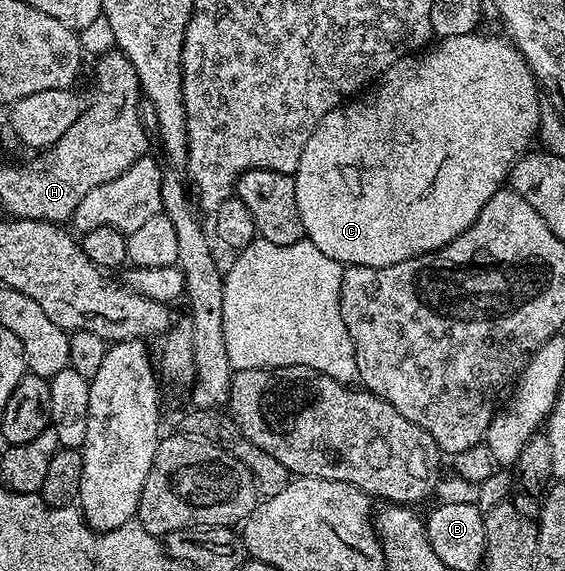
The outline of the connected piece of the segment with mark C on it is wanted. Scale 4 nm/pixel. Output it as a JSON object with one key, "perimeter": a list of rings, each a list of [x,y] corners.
{"perimeter":[[[480,34],[440,39],[437,47],[432,45],[419,53],[405,55],[403,59],[390,65],[390,69],[383,71],[380,78],[367,90],[341,103],[330,113],[326,113],[322,121],[318,121],[314,133],[310,133],[310,141],[306,141],[306,149],[302,149],[302,161],[298,161],[294,178],[298,193],[298,213],[302,217],[307,242],[322,249],[326,257],[334,257],[334,261],[349,267],[385,267],[437,251],[466,233],[466,229],[474,225],[478,213],[482,213],[486,201],[490,201],[490,197],[494,197],[494,193],[505,186],[506,180],[511,176],[512,166],[529,150],[528,142],[537,138],[542,114],[542,95],[532,70],[528,68],[528,62],[515,45],[504,37],[495,39],[492,35]]]}

